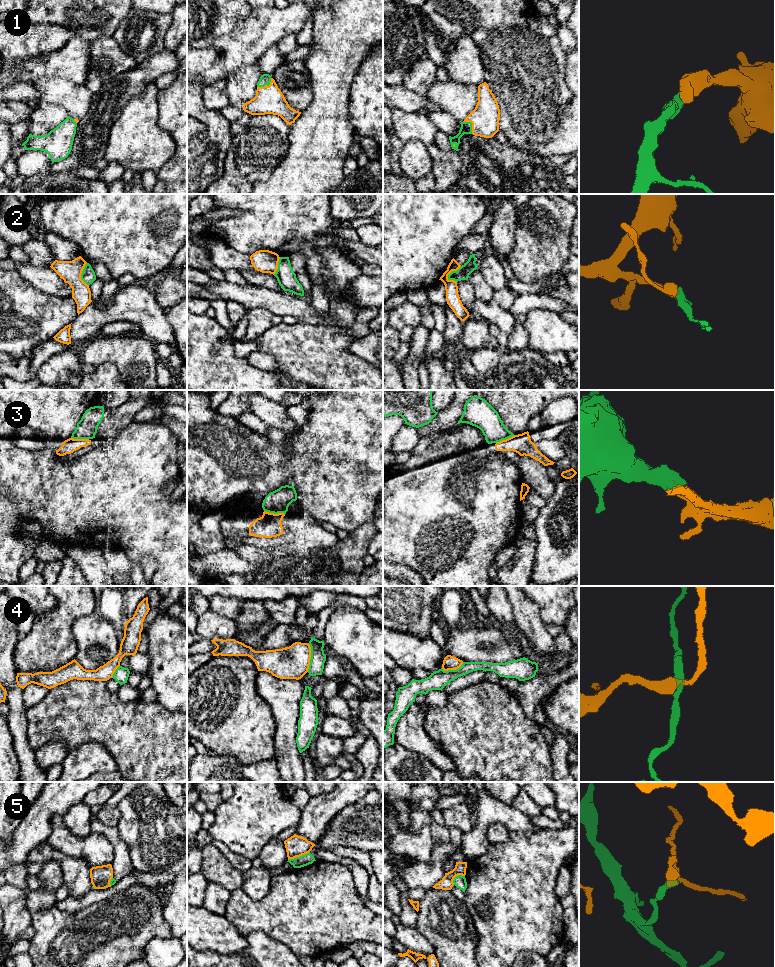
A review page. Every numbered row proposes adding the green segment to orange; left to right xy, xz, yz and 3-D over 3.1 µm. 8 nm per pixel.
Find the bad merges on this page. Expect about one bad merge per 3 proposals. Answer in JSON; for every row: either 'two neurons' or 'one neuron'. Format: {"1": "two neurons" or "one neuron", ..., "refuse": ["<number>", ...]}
{"1": "one neuron", "2": "two neurons", "3": "one neuron", "4": "two neurons", "5": "two neurons", "refuse": ["2", "4", "5"]}

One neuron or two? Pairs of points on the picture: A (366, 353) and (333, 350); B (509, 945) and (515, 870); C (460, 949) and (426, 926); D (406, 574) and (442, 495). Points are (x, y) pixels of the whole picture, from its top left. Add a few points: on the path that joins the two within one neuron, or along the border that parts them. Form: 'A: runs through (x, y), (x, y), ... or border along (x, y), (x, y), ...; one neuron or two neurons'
A: border along (354, 340), (349, 350), (372, 364); two neurons
B: runs through (509, 926), (511, 889); one neuron
C: runs through (452, 941), (437, 926), (434, 926); one neuron
D: border along (393, 562), (405, 564), (421, 575); two neurons

